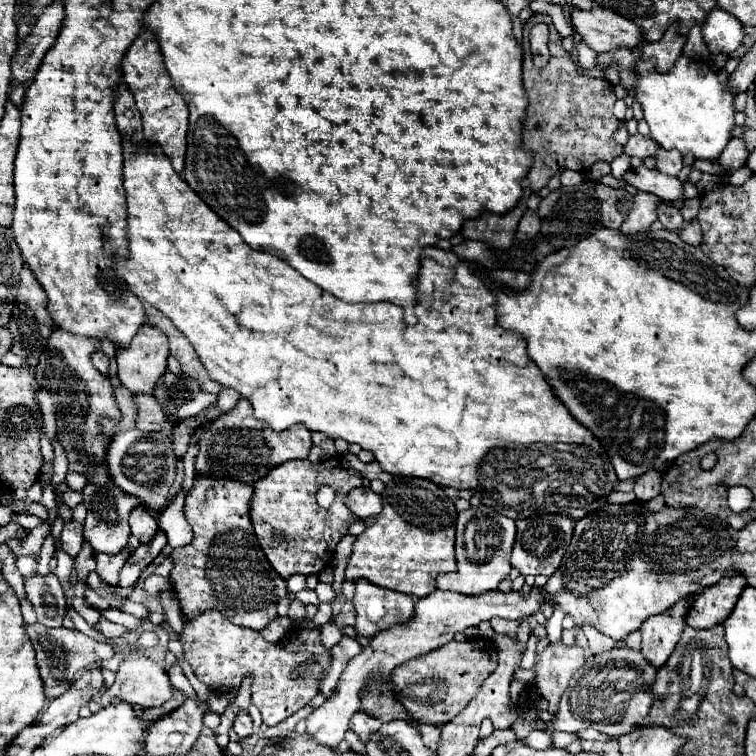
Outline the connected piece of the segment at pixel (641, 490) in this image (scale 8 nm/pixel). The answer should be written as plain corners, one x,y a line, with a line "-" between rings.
651,470
647,474
641,474
635,480
635,496
639,502
649,502
659,494
659,478
661,478
661,472

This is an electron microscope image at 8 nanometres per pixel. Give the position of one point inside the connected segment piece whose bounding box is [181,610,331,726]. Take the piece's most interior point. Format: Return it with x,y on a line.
222,654

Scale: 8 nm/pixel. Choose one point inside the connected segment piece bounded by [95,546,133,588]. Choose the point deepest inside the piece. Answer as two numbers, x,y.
108,565

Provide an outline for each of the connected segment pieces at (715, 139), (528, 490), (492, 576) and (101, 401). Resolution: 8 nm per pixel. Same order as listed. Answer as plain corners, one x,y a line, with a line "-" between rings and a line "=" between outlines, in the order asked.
679,58
667,74
655,70
655,60
635,60
633,70
639,74
633,86
635,100
643,108
643,118
651,128
653,140
665,148
677,148
681,154
691,152
695,158
717,158
731,140
733,124
733,100
727,90
727,72
713,70
711,64
693,58
=
123,138
123,150
125,150
125,164
123,164
123,186
127,192
127,212
129,212
129,258
127,260
115,260
115,270
123,274
123,280
129,284
129,288
141,298
143,302
149,302
159,312
163,312
193,344
195,352
199,354
203,366
207,368
211,380
219,382
221,386
237,390
243,398
247,398
253,404
255,418
267,422
275,432
287,430
293,424
305,424
309,430
323,432
331,440
345,440
349,444
359,444
363,450
369,450
375,454
377,462
383,470
389,474
403,474
403,476
419,476
427,478
439,486
451,486
457,490
483,490
483,492
499,492
501,504
513,506
513,518
527,518
533,514
563,514
571,520
581,520
589,514
591,504
597,500
607,500
607,496
615,488
615,470
613,464
603,450
601,442
595,438
591,430
581,426
565,408
565,404
555,396
549,380
543,376
539,366
527,356
527,346
517,332
503,330
495,320
495,308
497,308
497,290
505,290
505,286
495,284
493,280
487,282
479,278
483,266
463,262
455,252
445,252
437,246
429,246
427,252
421,258
421,272
419,272
419,298
417,298
417,318
419,322
415,326
403,324
403,310
399,306
391,306
389,302
375,302
375,304
347,304
339,302
333,294
327,294
325,290
319,290
313,282
307,282
297,270
291,270
287,262
273,254
263,254
251,250
247,244
243,244
239,234
227,226
209,206
201,202
201,198
179,178
179,174
173,170
173,166
159,154
159,150
151,148
135,148
135,144
127,142
=
471,506
457,516
457,542
455,542
455,556
457,568
453,574
439,574
437,588
451,590
459,594
483,594
487,590
495,590
497,584
509,578
511,564
511,548
515,542
515,520
499,514
489,506
=
53,328
47,340
47,350
39,356
35,374
39,386
47,390
55,402
57,436
67,450
69,470
83,474
87,482
111,484
111,480
107,478
107,466
103,466
103,454
107,442
115,434
115,426
119,422
119,408
115,406
113,386
109,378
99,374
99,370
95,370
91,362
91,352
95,352
97,348
97,338
75,336
67,330

